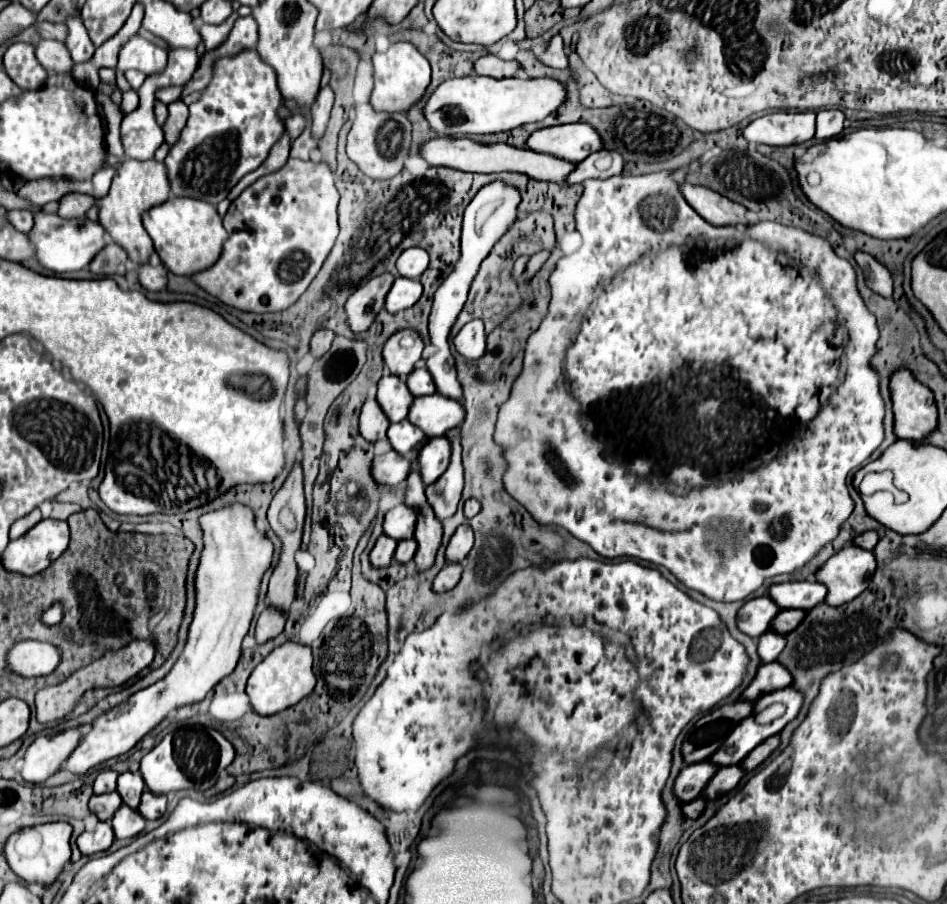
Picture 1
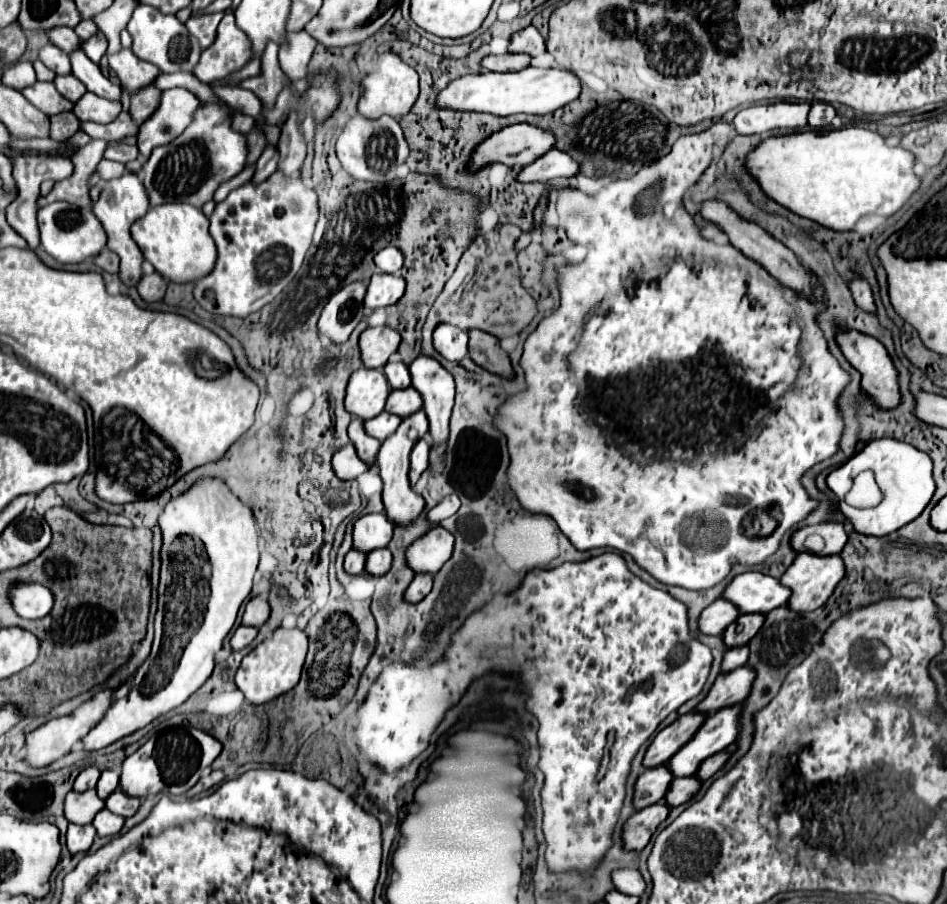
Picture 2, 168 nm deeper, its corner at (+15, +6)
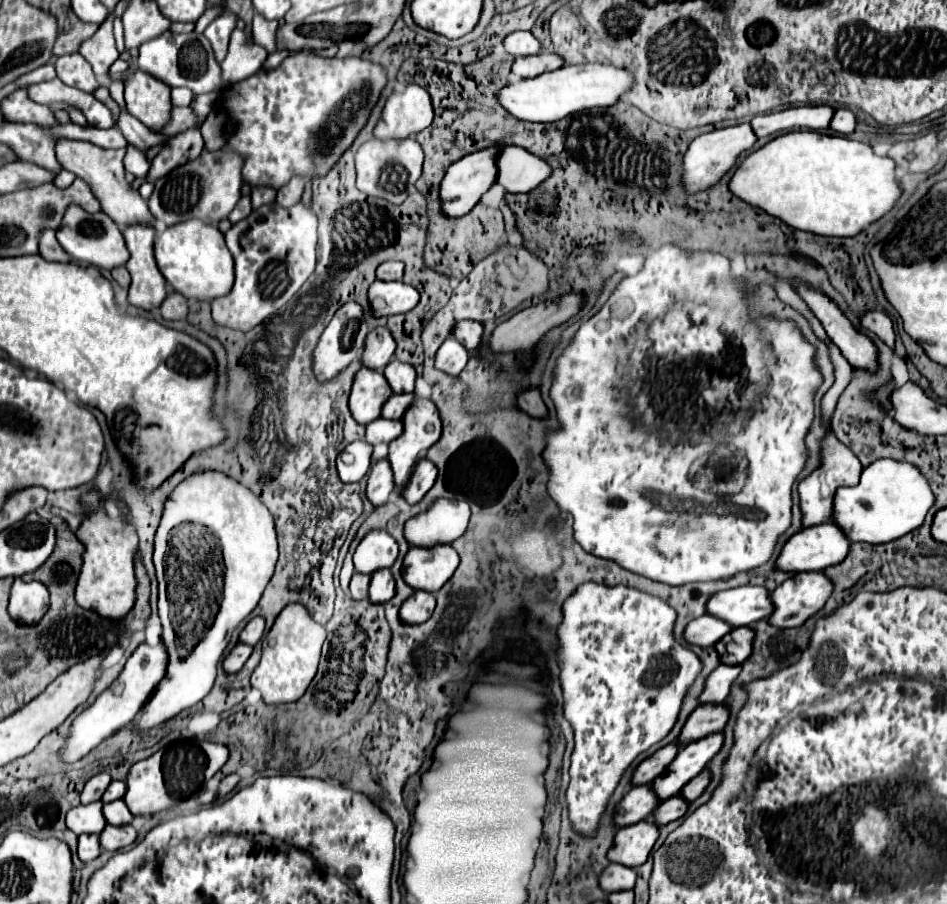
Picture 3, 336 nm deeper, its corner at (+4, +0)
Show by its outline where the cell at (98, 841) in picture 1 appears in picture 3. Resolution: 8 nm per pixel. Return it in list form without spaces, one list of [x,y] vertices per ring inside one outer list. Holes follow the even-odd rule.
[[[80,835],[78,837],[78,857],[88,863],[100,855],[100,837],[98,835]]]

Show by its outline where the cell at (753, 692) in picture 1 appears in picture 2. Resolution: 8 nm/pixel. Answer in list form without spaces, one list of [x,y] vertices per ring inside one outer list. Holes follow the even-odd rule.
[[[743,665],[729,675],[719,675],[711,685],[707,697],[695,707],[695,711],[715,713],[723,707],[741,703],[745,695],[749,695],[749,683],[753,683],[753,669],[749,665]]]

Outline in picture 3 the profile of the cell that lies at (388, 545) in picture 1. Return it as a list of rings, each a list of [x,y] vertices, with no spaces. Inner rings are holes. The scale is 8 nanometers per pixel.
[[[354,573],[350,581],[352,599],[364,599],[368,595],[368,585],[370,585],[370,577],[364,577],[362,573]]]

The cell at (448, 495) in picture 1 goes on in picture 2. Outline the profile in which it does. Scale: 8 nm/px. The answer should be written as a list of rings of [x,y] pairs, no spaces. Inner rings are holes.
[[[425,357],[415,359],[411,363],[411,367],[409,367],[409,373],[411,373],[411,385],[423,397],[423,411],[427,413],[427,419],[429,419],[429,435],[433,439],[431,461],[433,461],[433,469],[439,471],[439,457],[445,451],[445,441],[447,441],[447,435],[449,435],[449,415],[451,415],[451,409],[453,409],[455,381],[453,381],[453,375],[441,367],[441,363],[437,363],[435,359],[425,359]]]

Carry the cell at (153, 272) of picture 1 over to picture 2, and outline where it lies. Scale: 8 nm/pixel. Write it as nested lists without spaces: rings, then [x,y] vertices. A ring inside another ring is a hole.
[[[159,273],[143,275],[139,285],[137,285],[137,291],[139,291],[139,295],[143,297],[145,303],[161,301],[165,297],[165,289],[167,289],[167,281]]]

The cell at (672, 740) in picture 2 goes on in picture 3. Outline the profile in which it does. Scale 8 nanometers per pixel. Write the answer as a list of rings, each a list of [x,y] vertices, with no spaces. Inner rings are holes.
[[[670,743],[662,749],[658,749],[654,755],[650,755],[648,759],[644,759],[636,771],[634,771],[634,779],[632,785],[644,785],[644,783],[652,783],[666,767],[668,761],[676,759],[676,751],[680,751],[680,743]]]

